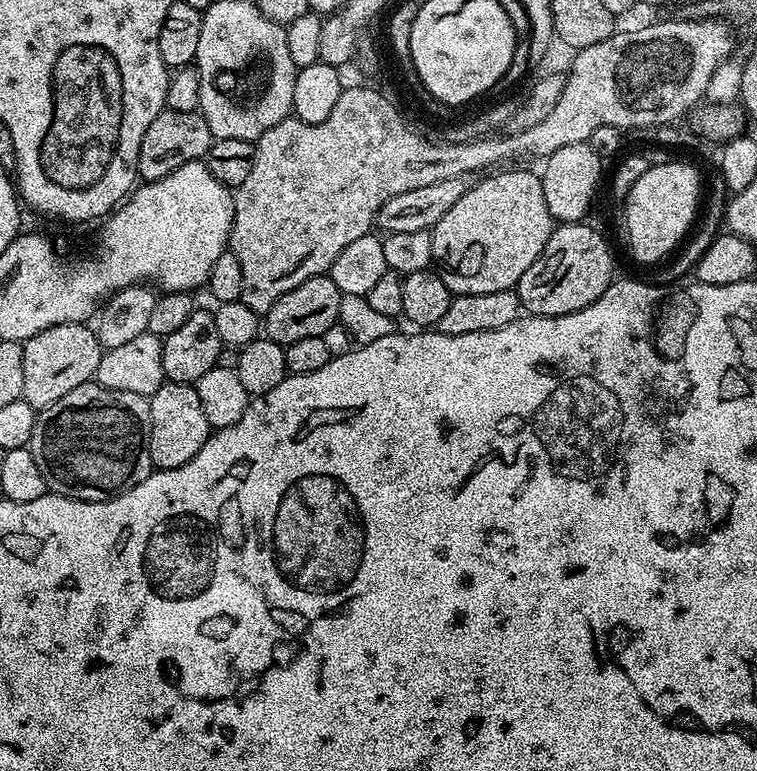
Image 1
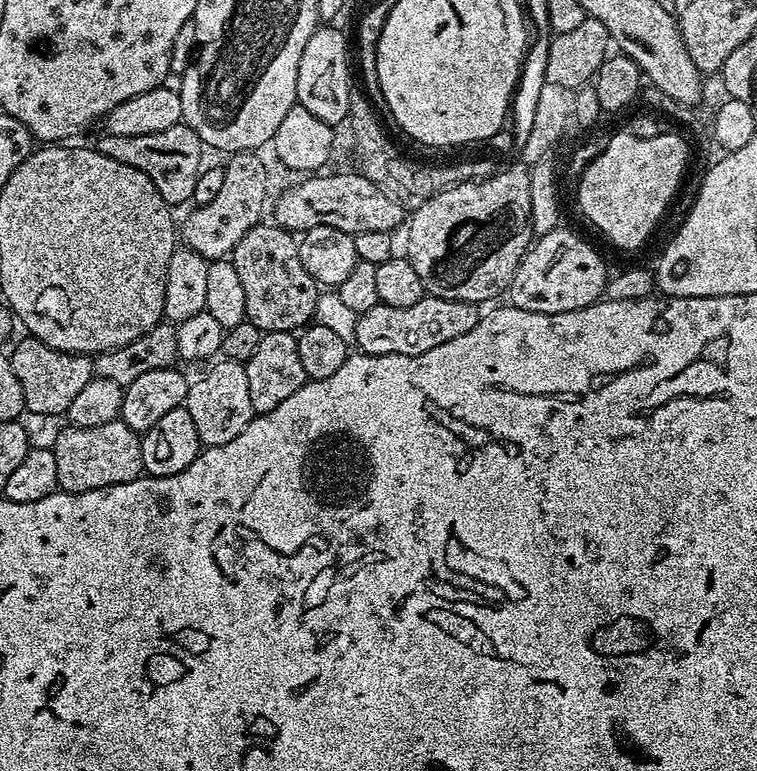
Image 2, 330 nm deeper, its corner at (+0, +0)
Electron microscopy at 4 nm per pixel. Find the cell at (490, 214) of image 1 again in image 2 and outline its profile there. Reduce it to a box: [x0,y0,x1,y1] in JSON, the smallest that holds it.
[406,162,534,305]

